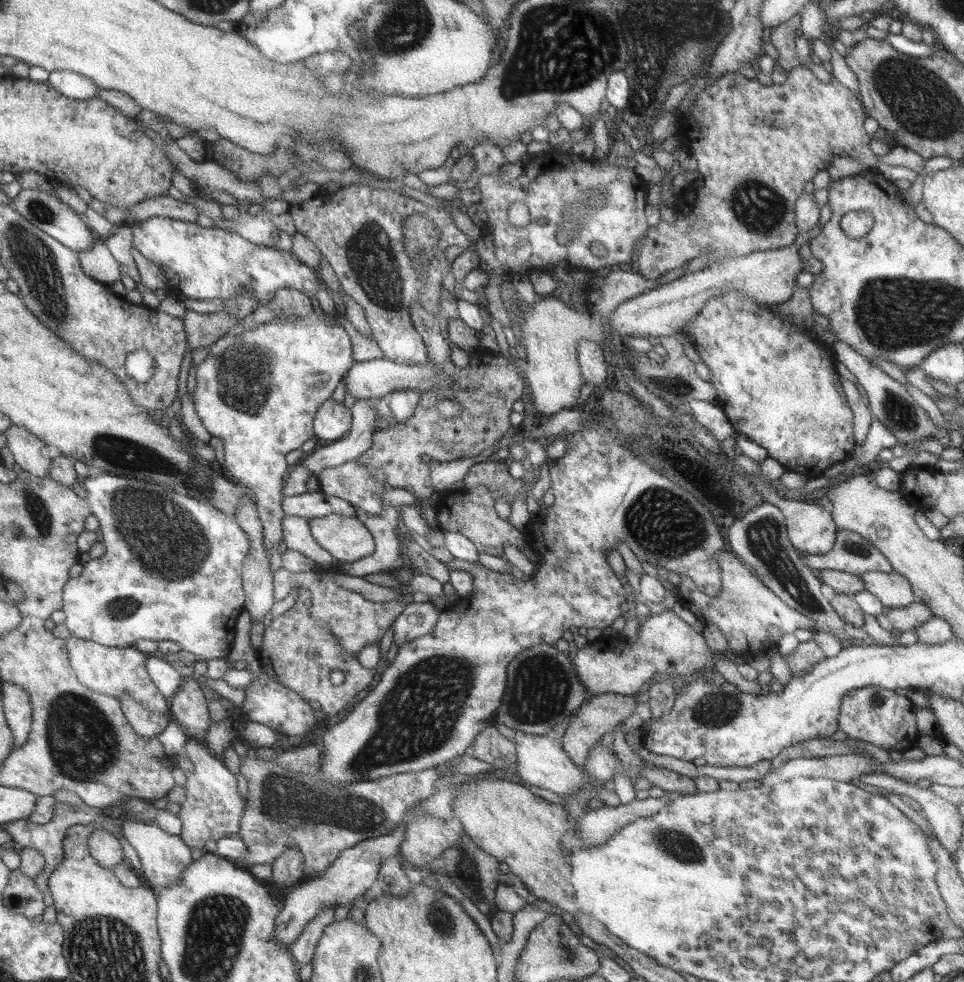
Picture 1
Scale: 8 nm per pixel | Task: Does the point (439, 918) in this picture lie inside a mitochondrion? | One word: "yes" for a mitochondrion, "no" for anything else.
yes

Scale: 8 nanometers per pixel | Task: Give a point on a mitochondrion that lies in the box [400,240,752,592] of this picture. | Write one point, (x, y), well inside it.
(666, 526)

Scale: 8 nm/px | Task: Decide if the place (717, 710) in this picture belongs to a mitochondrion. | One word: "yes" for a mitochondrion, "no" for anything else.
yes

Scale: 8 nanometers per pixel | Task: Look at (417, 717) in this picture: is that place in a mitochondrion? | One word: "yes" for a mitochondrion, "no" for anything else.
yes

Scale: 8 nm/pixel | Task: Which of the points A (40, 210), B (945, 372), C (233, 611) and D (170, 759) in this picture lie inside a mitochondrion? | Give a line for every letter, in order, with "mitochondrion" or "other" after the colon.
A: mitochondrion
B: other
C: other
D: other

